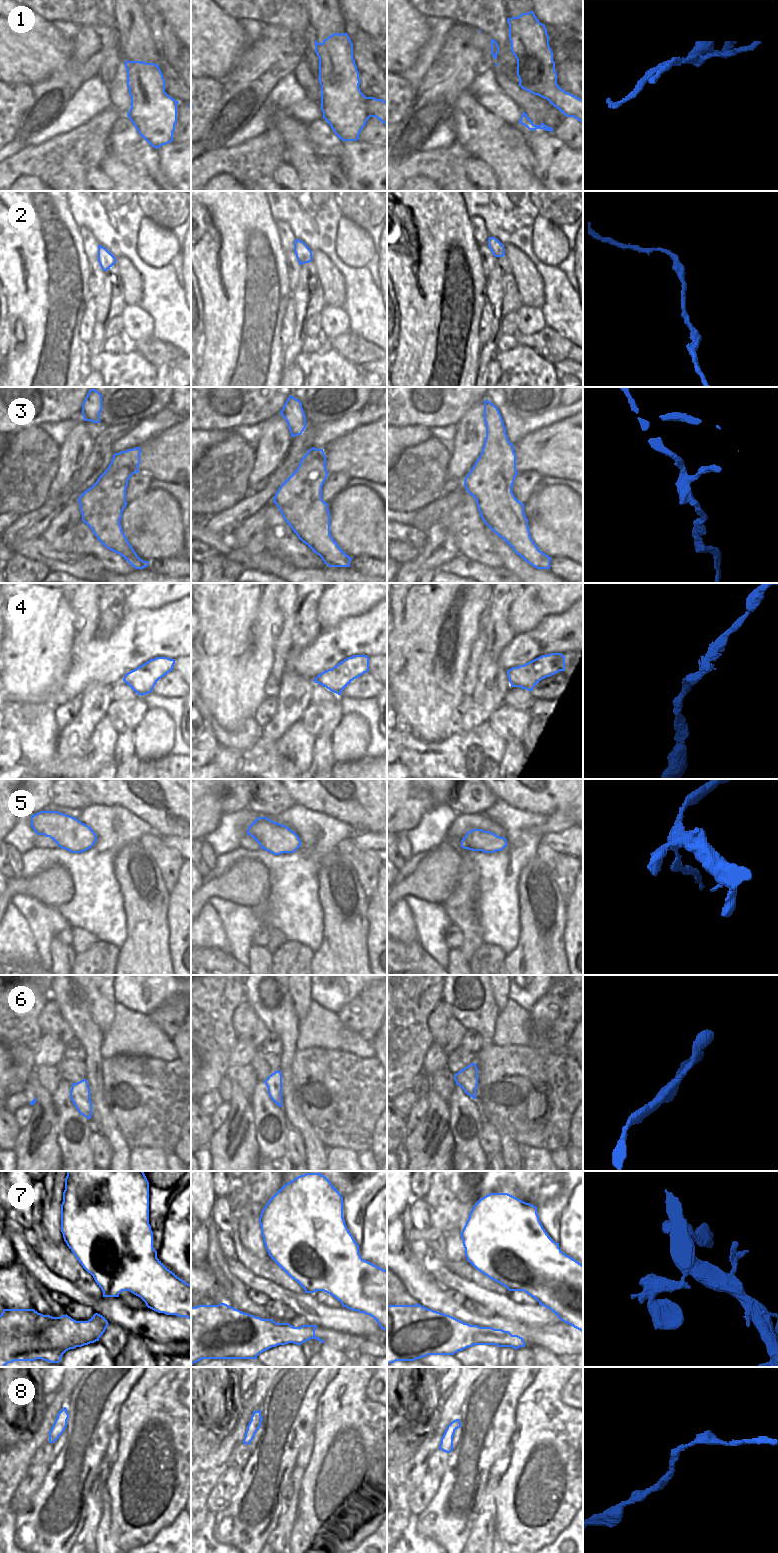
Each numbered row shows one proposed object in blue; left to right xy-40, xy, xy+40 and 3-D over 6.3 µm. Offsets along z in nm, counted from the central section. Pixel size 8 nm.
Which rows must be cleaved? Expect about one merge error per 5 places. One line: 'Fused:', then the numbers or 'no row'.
Fused: 1, 3, 5, 7

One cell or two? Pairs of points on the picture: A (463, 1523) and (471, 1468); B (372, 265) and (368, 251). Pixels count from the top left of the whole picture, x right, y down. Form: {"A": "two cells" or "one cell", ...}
{"A": "one cell", "B": "two cells"}

